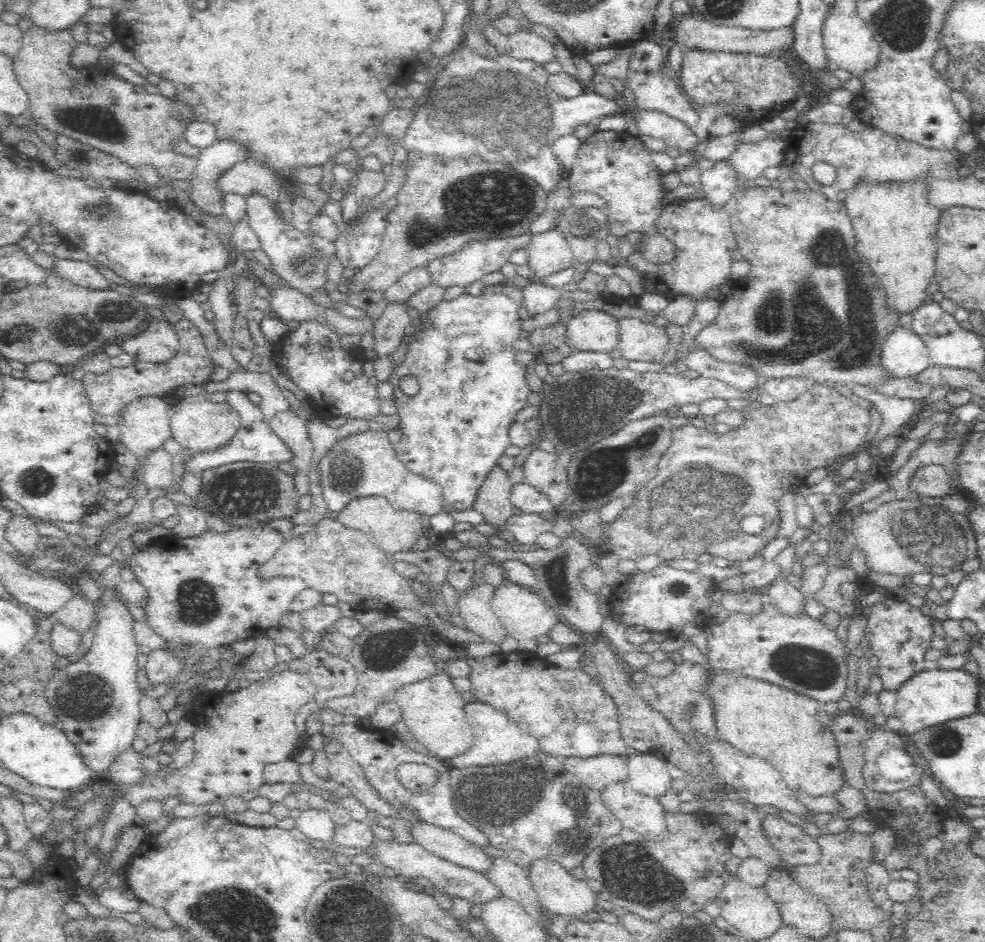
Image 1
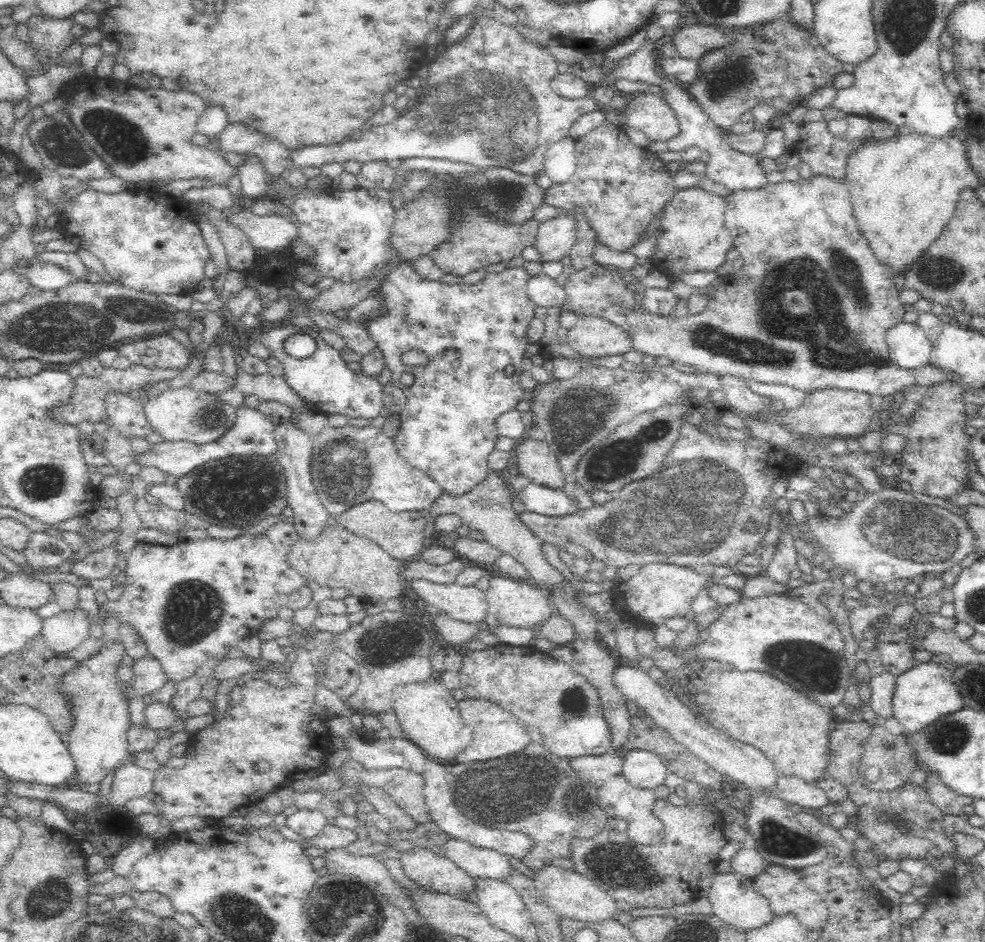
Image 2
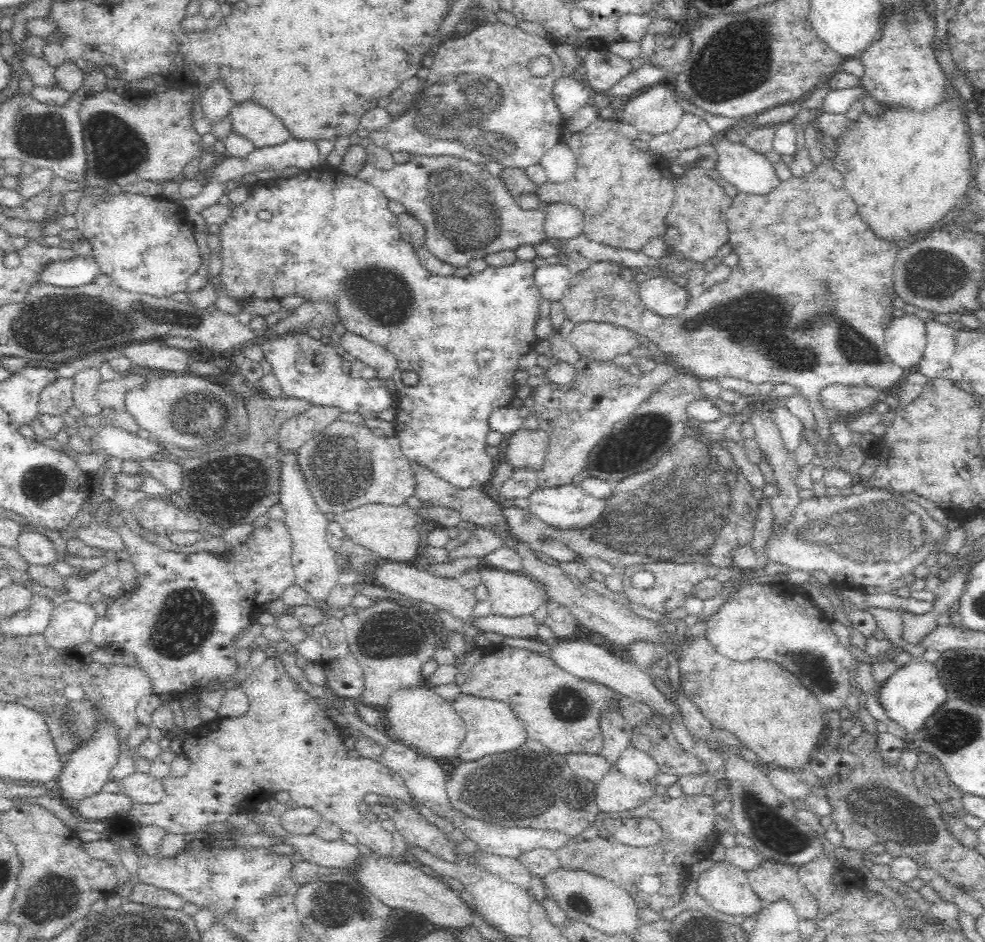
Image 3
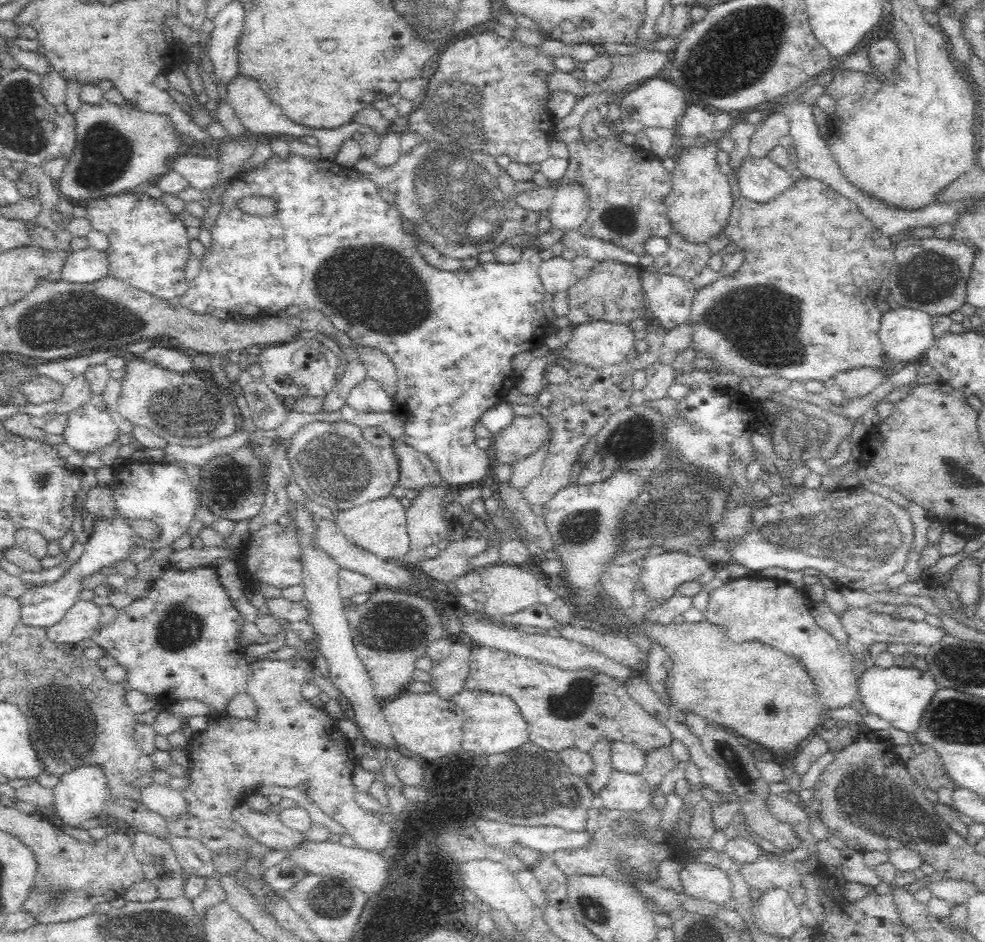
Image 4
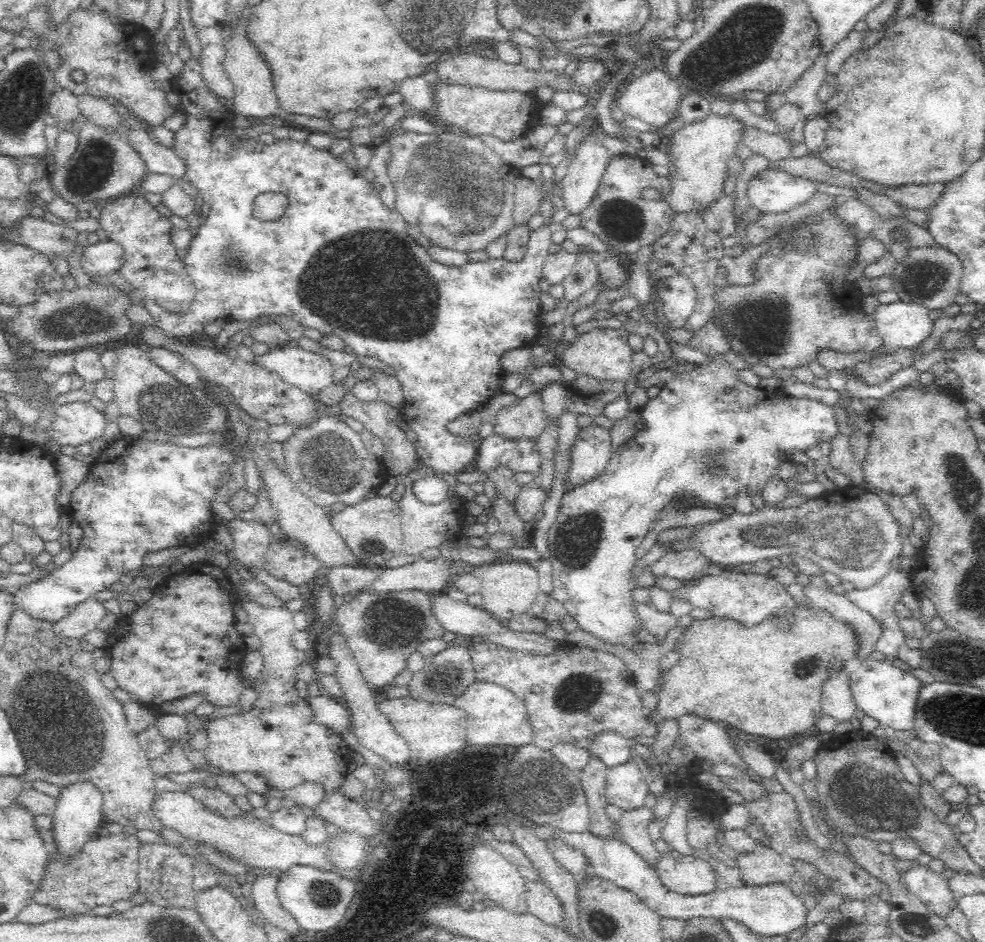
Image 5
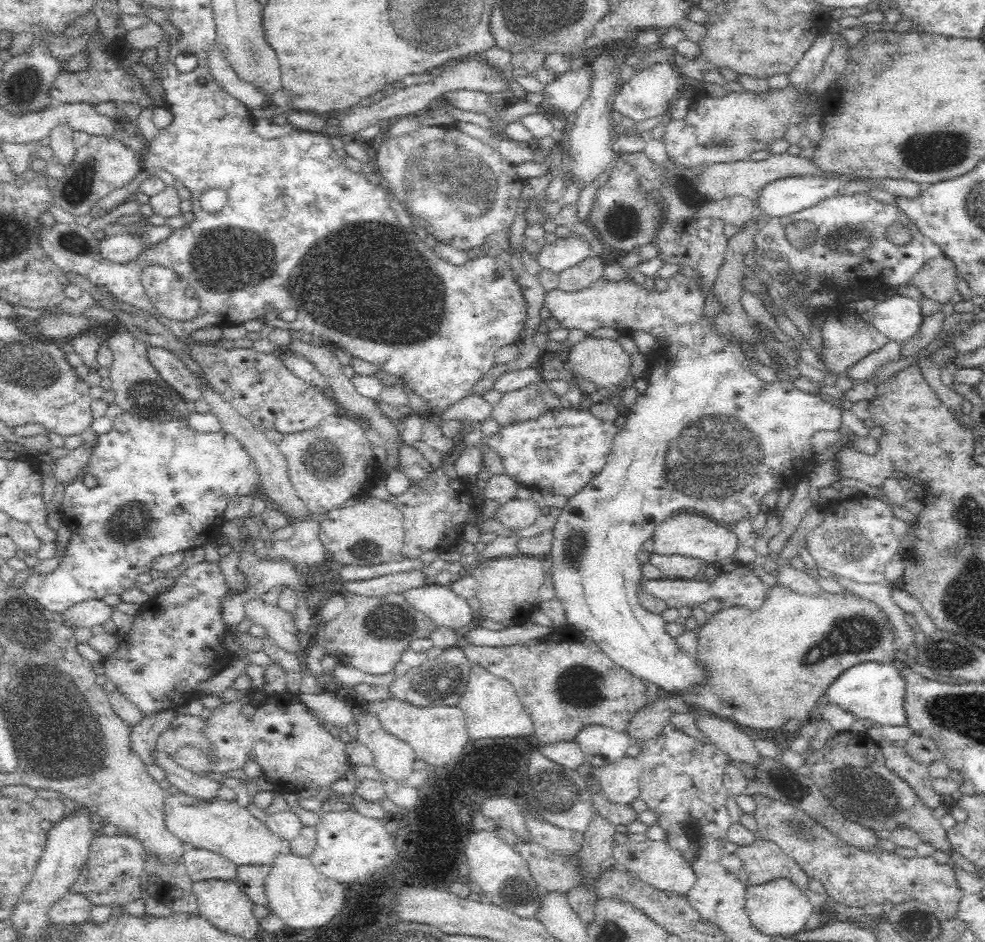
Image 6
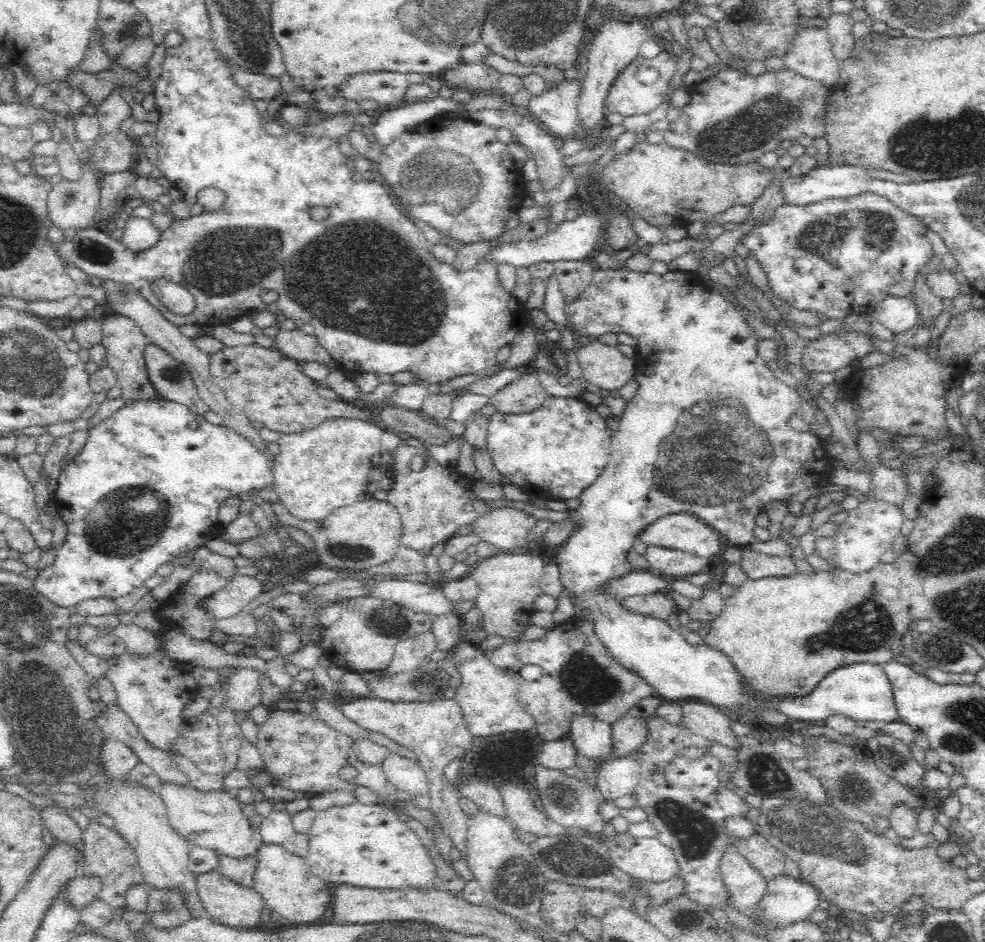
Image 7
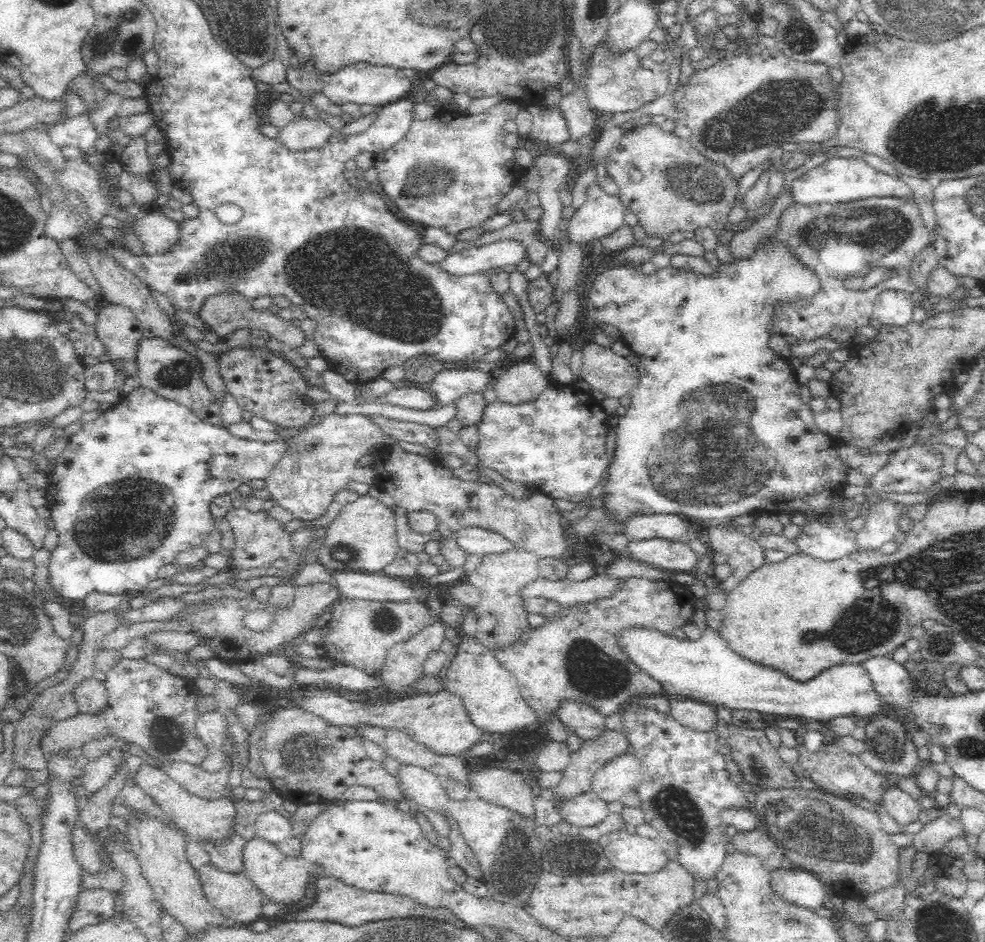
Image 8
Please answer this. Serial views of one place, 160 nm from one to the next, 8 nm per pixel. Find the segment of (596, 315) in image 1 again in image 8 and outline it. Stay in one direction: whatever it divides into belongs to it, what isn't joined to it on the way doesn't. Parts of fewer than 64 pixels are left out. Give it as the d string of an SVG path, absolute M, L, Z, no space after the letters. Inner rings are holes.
M597 343L586 344L582 351L580 380L588 382L593 389L610 398L630 394L638 382L637 367L626 357L616 354L611 348Z

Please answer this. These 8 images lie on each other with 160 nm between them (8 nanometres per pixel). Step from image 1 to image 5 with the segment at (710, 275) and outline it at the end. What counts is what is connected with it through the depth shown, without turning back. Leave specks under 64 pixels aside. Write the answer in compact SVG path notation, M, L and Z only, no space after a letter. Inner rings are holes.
M712 114L707 120L696 121L685 124L678 129L671 139L671 154L673 155L673 165L671 166L671 188L667 193L663 193L660 198L675 212L675 214L697 214L702 216L716 200L722 200L724 196L724 183L728 179L727 160L734 155L737 146L742 144L739 140L741 131L739 122L734 121L734 117L718 117Z

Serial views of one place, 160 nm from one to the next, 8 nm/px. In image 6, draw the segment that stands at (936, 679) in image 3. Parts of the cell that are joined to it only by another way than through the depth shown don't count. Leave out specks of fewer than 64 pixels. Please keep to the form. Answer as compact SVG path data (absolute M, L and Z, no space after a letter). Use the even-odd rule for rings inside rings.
M862 662L842 672L820 698L815 709L819 710L824 703L836 703L854 713L857 718L879 722L883 726L906 726L905 696L906 679L894 664Z

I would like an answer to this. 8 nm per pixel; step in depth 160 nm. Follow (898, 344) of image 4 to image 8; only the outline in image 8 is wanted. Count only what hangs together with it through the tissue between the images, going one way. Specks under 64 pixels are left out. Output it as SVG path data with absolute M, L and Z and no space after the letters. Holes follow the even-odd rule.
M886 290L874 301L873 315L882 326L904 327L914 320L914 308L910 294Z

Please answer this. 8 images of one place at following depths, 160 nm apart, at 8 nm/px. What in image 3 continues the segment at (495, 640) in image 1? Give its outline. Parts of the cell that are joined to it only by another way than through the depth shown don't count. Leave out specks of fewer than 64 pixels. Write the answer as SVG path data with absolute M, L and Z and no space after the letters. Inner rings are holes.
M384 562L376 565L374 584L397 592L403 597L413 599L416 602L428 602L434 604L439 610L446 610L450 614L460 618L462 622L470 622L474 614L474 606L478 602L474 590L463 588L456 579L441 578L426 573L417 565L405 565L404 563Z

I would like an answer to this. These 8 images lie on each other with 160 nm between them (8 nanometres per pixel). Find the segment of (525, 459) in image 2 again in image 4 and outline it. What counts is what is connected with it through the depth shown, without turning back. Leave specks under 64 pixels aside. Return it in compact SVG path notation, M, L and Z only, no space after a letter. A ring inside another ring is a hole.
M539 414L516 415L510 425L493 436L494 463L512 466L541 449L548 436L549 426Z

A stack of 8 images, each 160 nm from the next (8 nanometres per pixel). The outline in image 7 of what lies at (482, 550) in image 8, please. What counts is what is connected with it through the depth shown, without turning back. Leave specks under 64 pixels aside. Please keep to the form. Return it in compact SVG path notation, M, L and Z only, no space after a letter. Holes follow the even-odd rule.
M502 506L486 511L473 524L473 534L481 541L498 546L504 552L527 545L527 534L536 527L536 518L528 510Z

